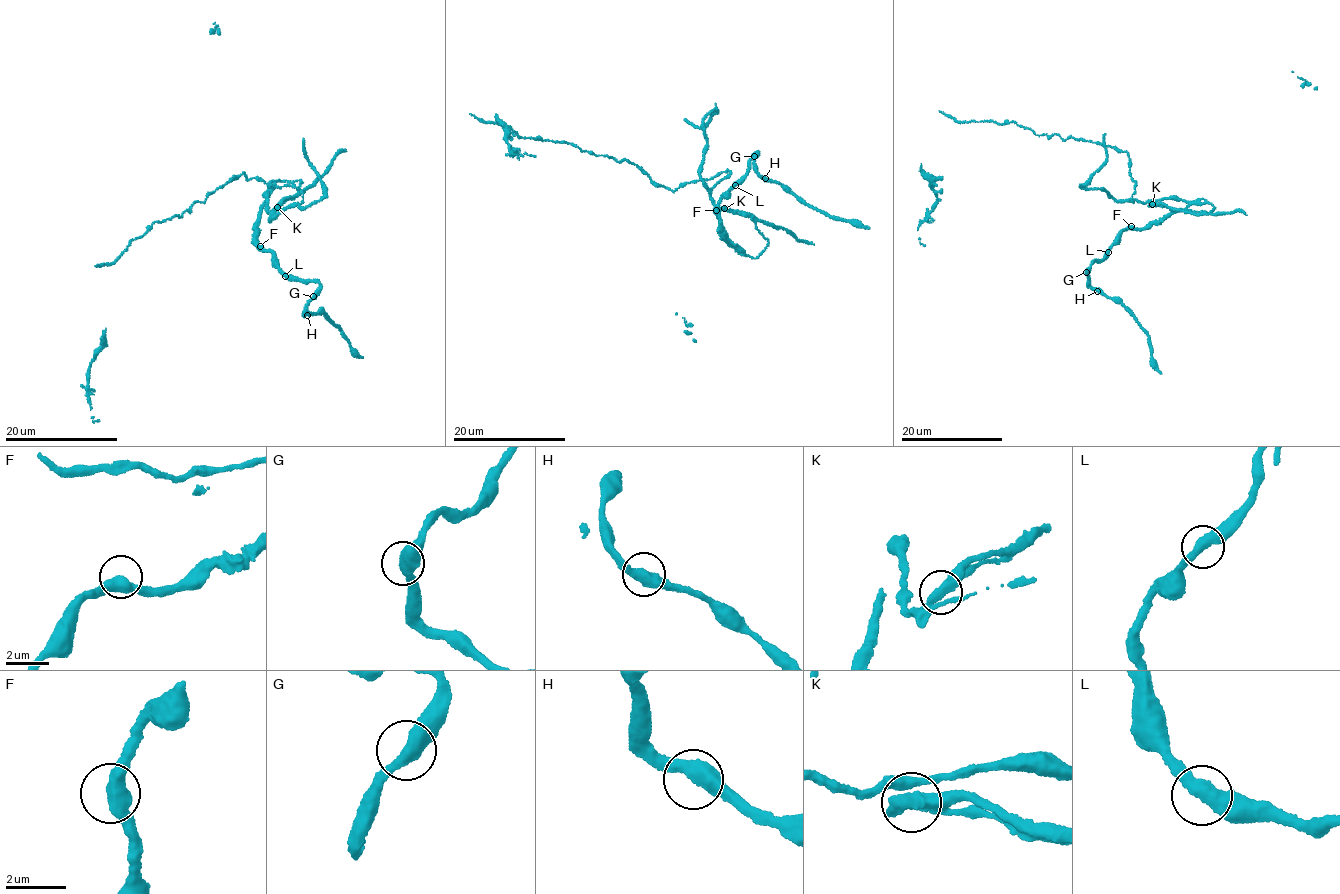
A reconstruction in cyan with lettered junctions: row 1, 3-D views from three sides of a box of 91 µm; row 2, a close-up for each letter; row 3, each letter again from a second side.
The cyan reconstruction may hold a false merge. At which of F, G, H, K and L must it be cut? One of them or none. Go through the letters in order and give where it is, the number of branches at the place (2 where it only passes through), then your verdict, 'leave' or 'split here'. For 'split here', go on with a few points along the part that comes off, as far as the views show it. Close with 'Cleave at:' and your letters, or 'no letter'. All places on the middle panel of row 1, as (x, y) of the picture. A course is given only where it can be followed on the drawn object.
F: at (716, 210); 2 branches meet; leave
G: at (754, 156); 2 branches meet; leave
H: at (765, 178); 2 branches meet; leave
K: at (724, 208); 2 branches meet; split here; foreign part runs (725, 208), (742, 211), (783, 227), (801, 240), (814, 245)
L: at (735, 185); 2 branches meet; leave
Cleave at: K

